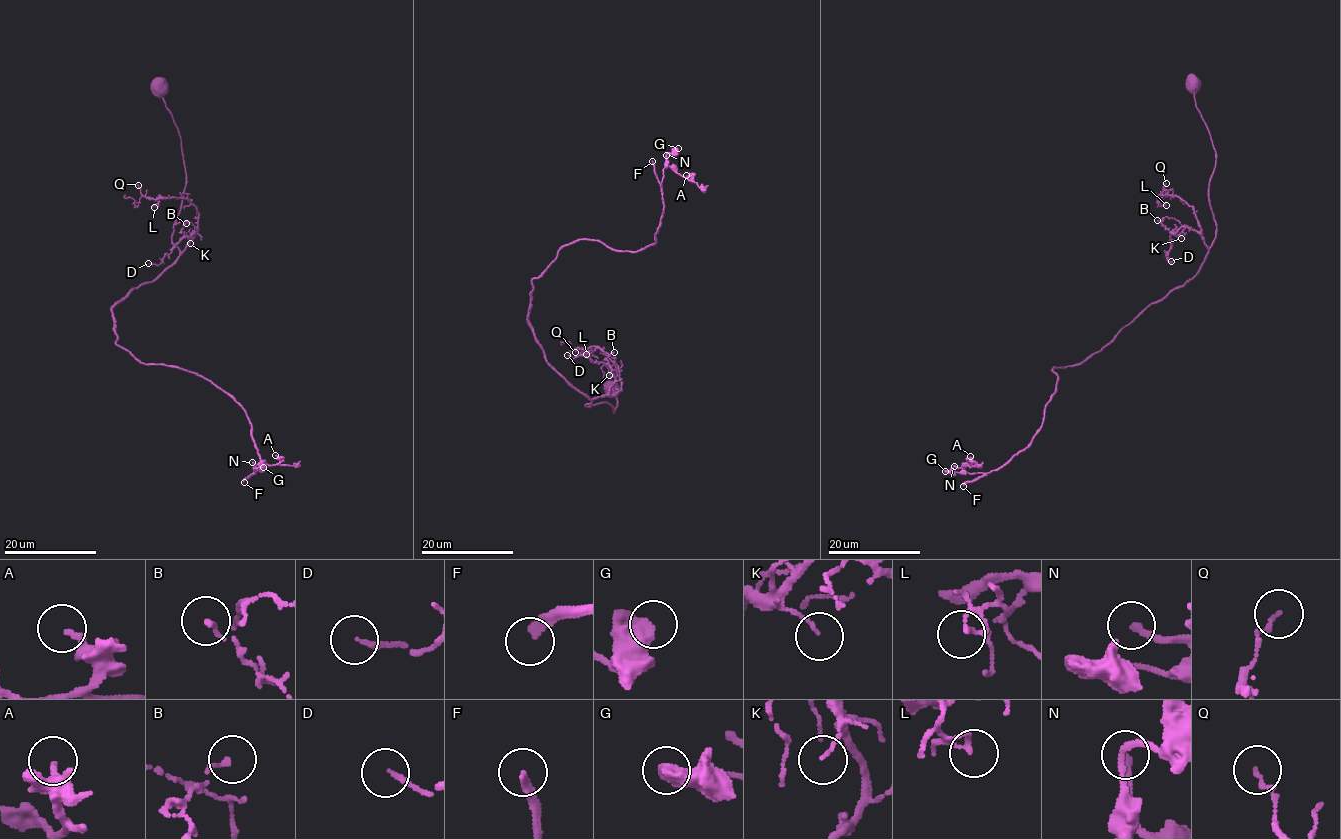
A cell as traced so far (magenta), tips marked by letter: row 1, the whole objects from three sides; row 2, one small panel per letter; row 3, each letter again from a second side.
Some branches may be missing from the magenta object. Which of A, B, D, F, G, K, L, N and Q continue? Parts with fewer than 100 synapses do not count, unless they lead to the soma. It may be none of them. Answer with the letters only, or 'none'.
F

